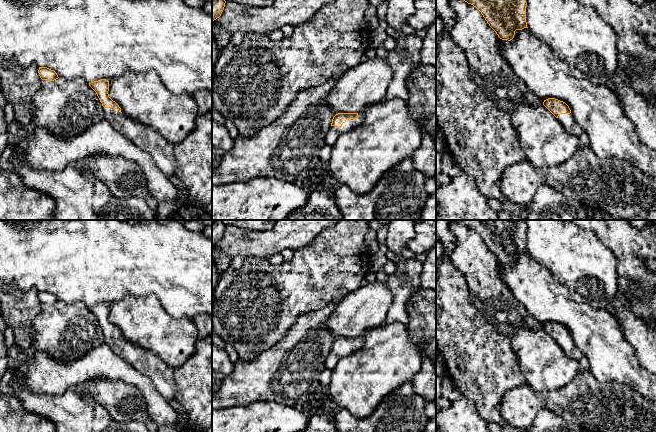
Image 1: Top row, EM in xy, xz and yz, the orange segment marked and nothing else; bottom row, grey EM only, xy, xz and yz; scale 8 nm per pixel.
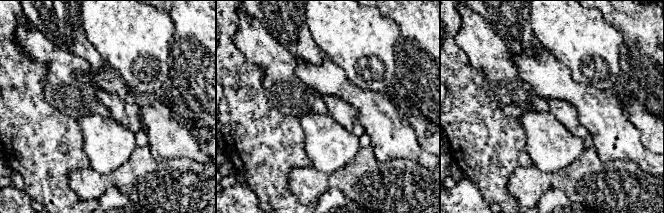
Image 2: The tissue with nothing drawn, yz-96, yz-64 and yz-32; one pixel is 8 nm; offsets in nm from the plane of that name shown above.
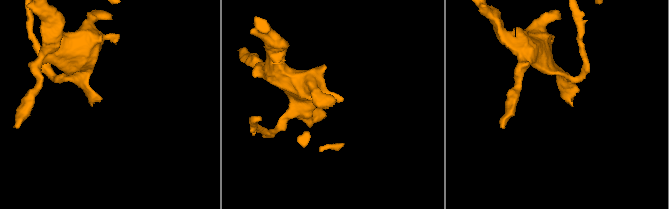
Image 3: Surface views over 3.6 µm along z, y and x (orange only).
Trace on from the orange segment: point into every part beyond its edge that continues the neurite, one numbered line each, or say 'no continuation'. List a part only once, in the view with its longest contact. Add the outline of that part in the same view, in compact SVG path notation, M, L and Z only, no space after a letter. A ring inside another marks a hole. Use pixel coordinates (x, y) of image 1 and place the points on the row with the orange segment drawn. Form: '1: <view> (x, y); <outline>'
1: xz (334, 133); M358 113L356 119L347 119L345 123L342 124L341 128L336 126L331 126L326 134L326 144L333 146L337 139L344 133L355 129L364 121L364 113Z

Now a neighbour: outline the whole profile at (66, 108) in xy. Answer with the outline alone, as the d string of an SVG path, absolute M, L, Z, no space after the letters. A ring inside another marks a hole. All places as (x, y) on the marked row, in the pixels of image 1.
M83 79L42 80L41 88L33 97L33 121L30 126L22 126L14 120L8 126L10 143L30 137L36 128L44 128L49 133L68 138L88 130L104 119L103 106L96 92Z

